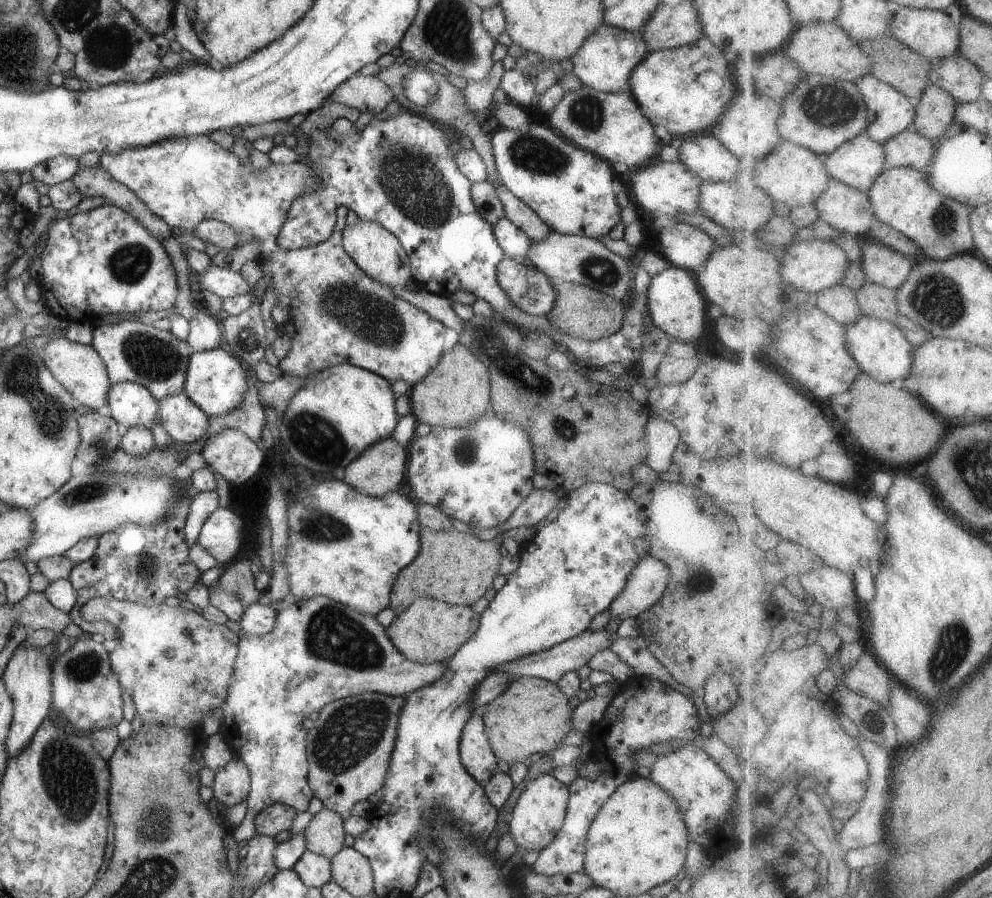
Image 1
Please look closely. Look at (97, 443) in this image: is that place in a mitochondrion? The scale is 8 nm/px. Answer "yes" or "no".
yes

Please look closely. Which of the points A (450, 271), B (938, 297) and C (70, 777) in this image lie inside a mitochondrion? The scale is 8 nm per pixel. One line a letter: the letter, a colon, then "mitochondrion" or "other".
A: other
B: mitochondrion
C: mitochondrion

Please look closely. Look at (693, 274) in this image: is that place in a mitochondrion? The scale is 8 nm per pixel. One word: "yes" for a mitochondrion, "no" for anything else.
no

